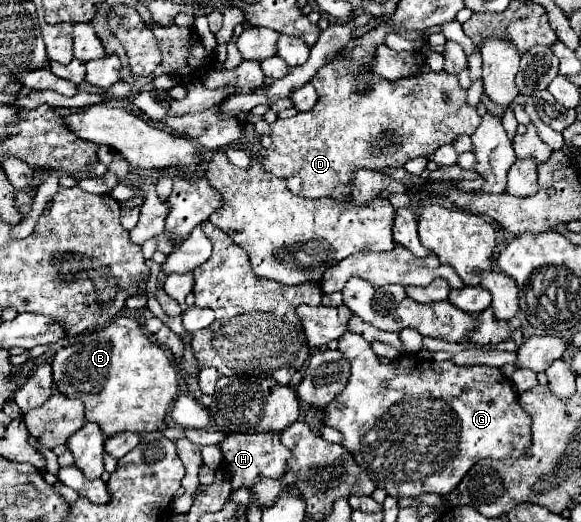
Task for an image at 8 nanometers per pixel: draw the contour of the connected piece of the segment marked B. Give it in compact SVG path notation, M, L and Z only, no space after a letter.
M115 318L107 328L85 334L79 342L61 348L53 362L55 388L85 404L85 418L99 424L105 436L123 430L153 432L165 426L171 404L179 396L177 368L165 350L151 342L135 318Z

